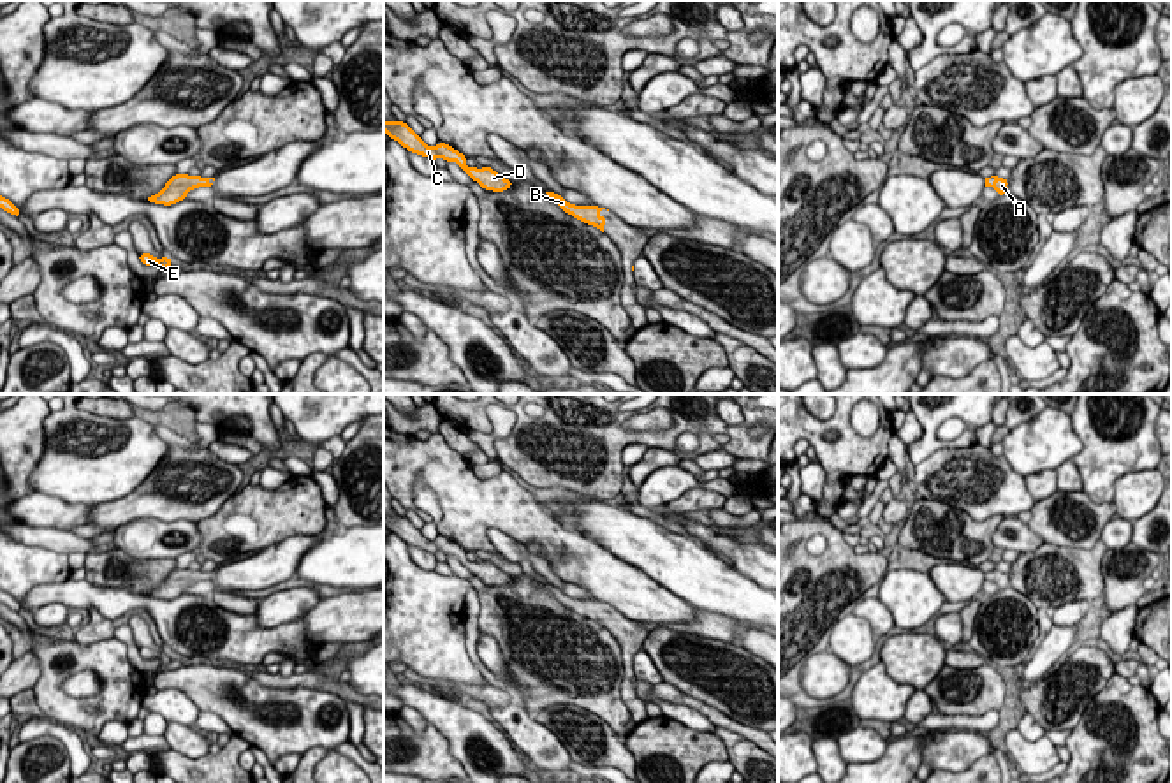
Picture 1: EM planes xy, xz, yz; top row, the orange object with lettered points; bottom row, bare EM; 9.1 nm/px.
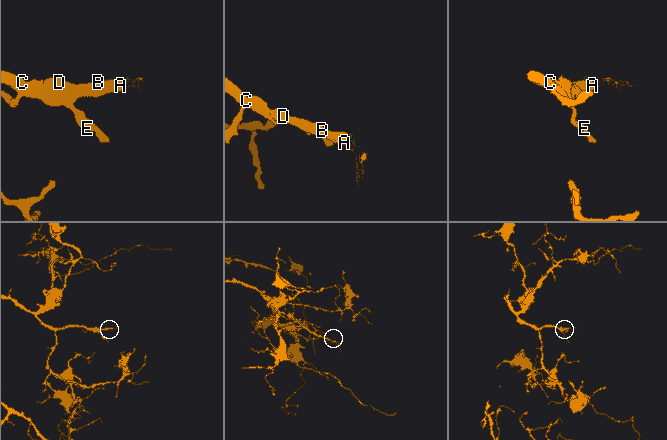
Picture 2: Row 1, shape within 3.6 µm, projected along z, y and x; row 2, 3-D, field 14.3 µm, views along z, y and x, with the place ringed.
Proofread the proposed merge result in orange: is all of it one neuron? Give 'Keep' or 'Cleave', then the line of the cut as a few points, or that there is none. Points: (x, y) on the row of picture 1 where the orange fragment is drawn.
Keep. No split

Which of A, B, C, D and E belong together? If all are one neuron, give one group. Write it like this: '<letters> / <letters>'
A B C D E

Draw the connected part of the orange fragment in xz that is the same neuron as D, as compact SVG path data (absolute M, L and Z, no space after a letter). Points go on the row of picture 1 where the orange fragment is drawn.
M384 121L384 132L391 139L398 141L407 151L431 160L443 158L445 162L456 162L461 171L477 181L484 190L503 192L514 185L487 165L482 169L468 167L466 157L445 143L428 146L405 121Z

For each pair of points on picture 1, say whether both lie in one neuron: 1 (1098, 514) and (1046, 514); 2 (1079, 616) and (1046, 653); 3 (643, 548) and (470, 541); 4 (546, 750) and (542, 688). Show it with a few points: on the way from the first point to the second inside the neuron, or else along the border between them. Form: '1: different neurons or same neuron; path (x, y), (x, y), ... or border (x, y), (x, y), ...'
1: same neuron; path (1091, 532), (1079, 541), (1060, 530)
2: different neurons; border (1090, 618), (1081, 625), (1053, 623)
3: different neurons; border (588, 537), (637, 569)
4: different neurons; border (514, 699), (532, 715)

